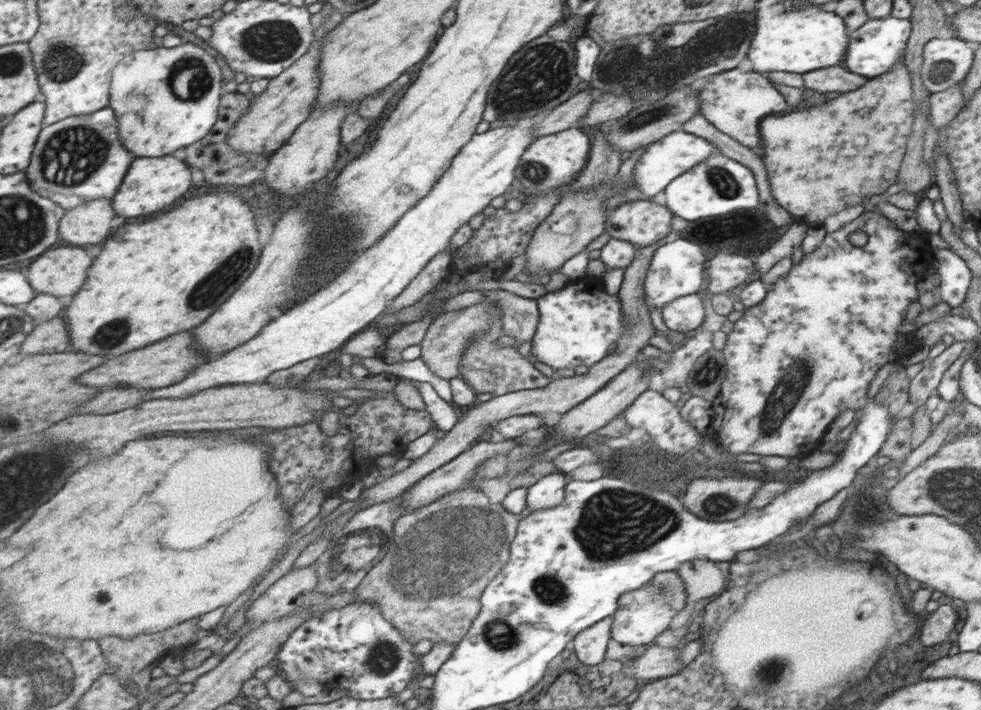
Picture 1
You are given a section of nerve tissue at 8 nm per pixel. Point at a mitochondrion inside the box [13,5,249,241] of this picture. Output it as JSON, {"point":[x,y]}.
{"point":[73,155]}

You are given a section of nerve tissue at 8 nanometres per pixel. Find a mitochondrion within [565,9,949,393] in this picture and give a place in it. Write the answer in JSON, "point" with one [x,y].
{"point":[670,58]}

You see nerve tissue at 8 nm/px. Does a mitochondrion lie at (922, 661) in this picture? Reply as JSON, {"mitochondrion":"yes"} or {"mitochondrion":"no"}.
{"mitochondrion":"no"}

